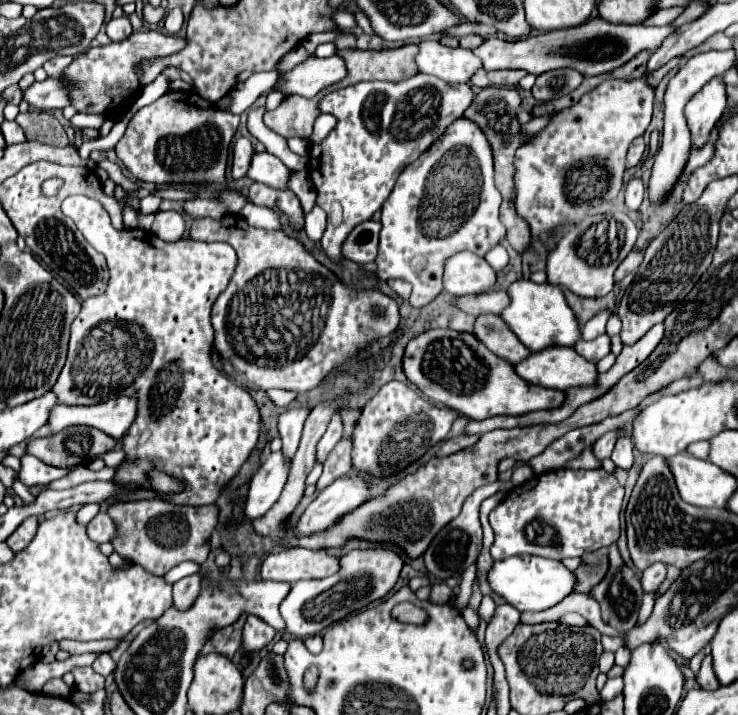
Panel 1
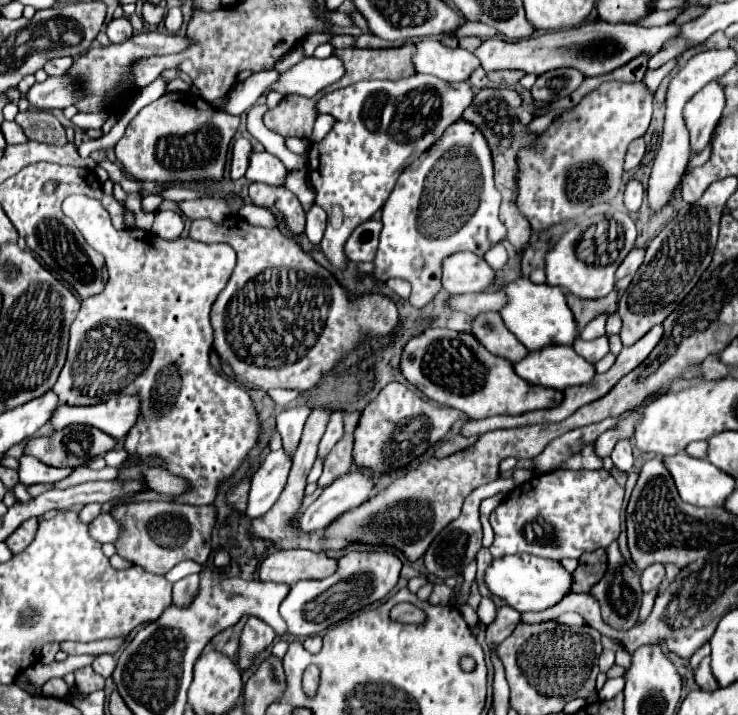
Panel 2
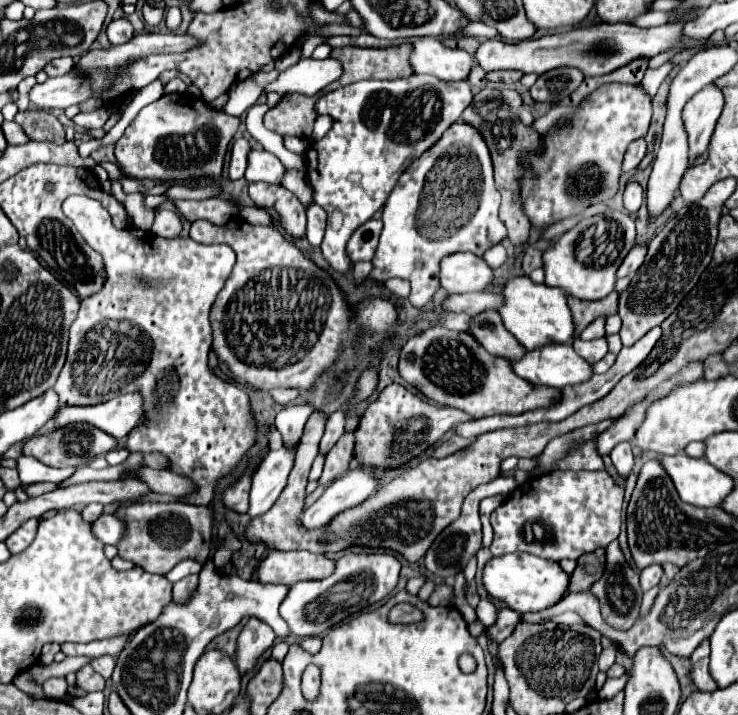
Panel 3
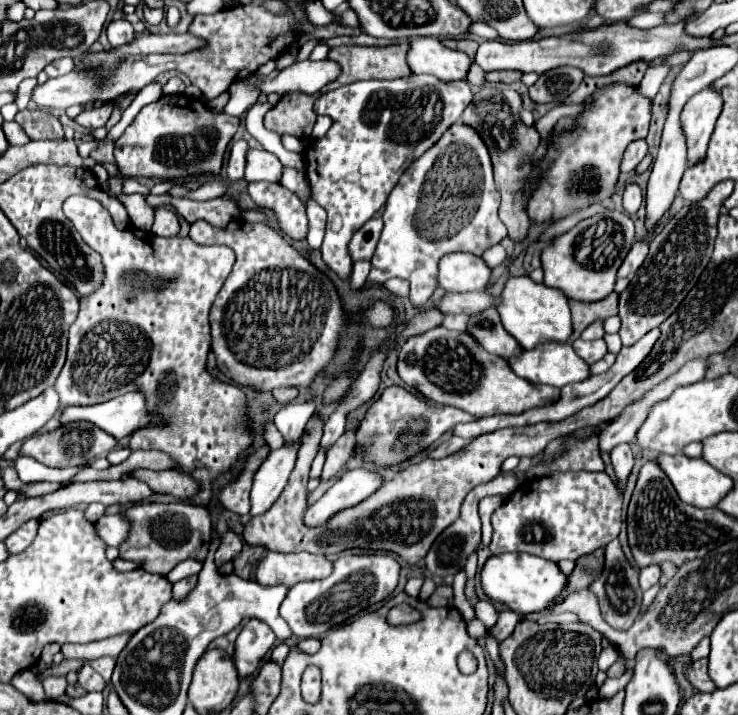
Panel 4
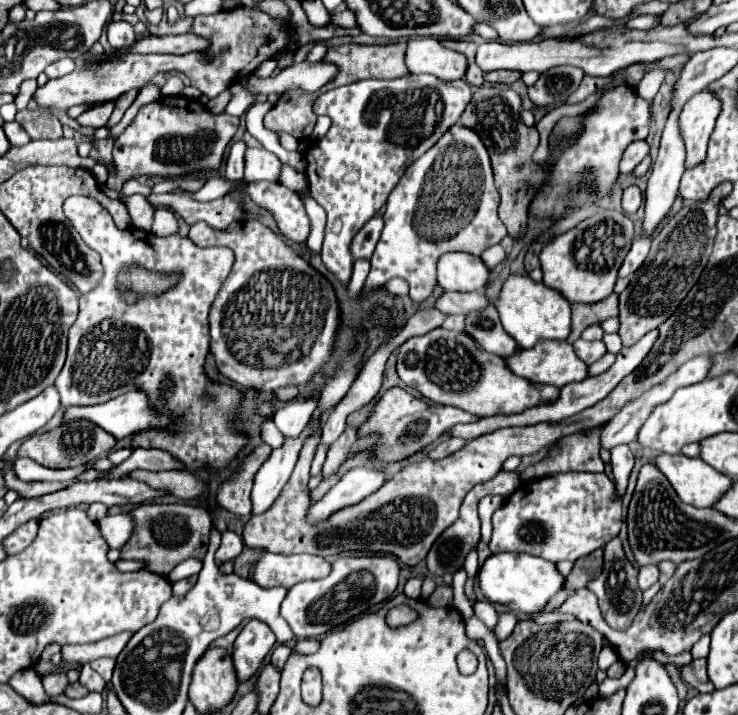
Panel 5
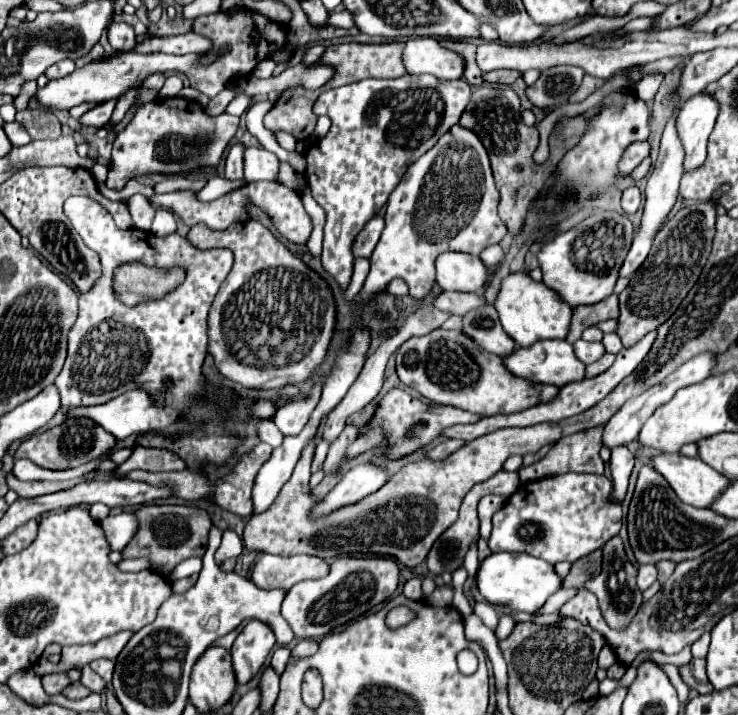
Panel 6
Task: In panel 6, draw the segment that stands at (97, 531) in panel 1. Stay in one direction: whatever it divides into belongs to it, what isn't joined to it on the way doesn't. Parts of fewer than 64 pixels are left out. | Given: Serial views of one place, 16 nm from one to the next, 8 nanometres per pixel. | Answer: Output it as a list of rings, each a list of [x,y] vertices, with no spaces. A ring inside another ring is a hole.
[[[120,512],[120,514],[110,514],[100,522],[100,526],[106,532],[106,538],[110,540],[112,550],[122,550],[128,540],[132,540],[132,534],[136,534],[136,514],[134,512]]]

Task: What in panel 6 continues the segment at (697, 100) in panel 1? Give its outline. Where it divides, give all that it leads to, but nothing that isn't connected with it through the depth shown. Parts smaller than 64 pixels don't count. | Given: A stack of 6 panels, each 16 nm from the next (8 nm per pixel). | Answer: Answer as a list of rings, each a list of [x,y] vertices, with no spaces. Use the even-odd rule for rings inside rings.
[[[708,94],[692,96],[676,118],[676,130],[684,146],[684,172],[700,168],[706,160],[708,136],[718,116],[718,102]]]

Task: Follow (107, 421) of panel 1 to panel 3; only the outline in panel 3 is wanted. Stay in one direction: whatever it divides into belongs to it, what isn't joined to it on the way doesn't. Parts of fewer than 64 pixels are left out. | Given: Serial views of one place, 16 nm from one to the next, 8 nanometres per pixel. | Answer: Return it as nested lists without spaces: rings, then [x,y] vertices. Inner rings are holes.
[[[134,392],[112,398],[104,404],[64,406],[56,416],[56,428],[64,428],[72,422],[88,422],[120,440],[146,420],[144,414],[144,398],[138,392]]]

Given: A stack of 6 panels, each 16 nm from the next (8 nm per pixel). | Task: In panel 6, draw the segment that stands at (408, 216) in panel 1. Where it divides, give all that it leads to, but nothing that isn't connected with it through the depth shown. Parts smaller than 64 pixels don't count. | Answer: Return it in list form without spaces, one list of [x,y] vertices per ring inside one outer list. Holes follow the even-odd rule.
[[[456,124],[456,128],[450,128],[448,134],[440,138],[440,144],[436,144],[432,152],[426,152],[420,160],[416,160],[416,164],[412,164],[412,168],[408,168],[408,172],[404,174],[404,180],[400,180],[398,188],[392,192],[386,206],[386,228],[370,256],[370,272],[366,276],[362,290],[354,298],[354,308],[362,310],[364,304],[372,302],[378,294],[384,294],[384,290],[394,278],[404,280],[410,288],[410,296],[414,296],[416,300],[422,300],[430,294],[430,288],[434,284],[434,276],[436,276],[434,260],[438,254],[446,250],[478,254],[482,248],[490,244],[498,244],[506,234],[504,222],[496,212],[498,200],[500,196],[494,184],[490,160],[482,142],[474,132]]]

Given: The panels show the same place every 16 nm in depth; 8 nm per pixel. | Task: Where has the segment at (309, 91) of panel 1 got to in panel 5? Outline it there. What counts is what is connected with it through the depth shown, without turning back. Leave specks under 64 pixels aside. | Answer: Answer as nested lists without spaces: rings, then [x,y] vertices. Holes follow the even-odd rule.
[[[298,62],[288,68],[284,68],[278,76],[258,80],[256,76],[248,76],[240,80],[246,84],[248,92],[252,94],[270,94],[270,92],[286,92],[288,88],[304,88],[308,92],[320,90],[326,82],[330,82],[336,76],[336,66],[328,62]]]

